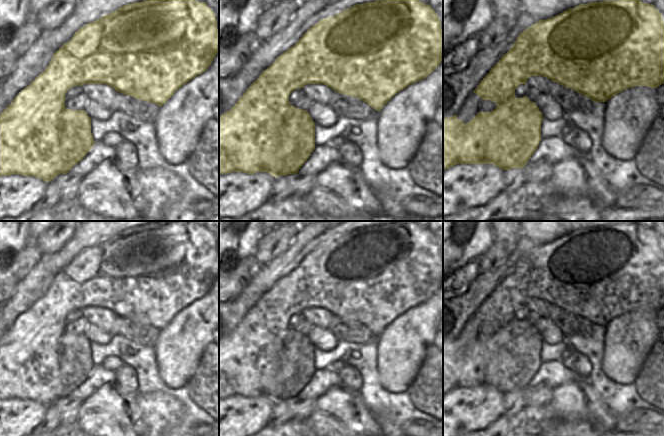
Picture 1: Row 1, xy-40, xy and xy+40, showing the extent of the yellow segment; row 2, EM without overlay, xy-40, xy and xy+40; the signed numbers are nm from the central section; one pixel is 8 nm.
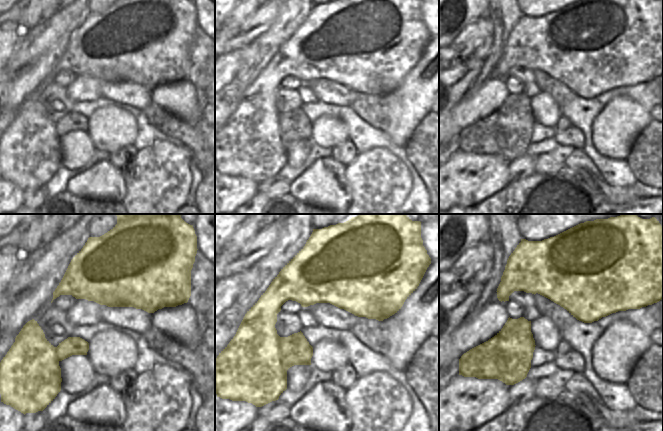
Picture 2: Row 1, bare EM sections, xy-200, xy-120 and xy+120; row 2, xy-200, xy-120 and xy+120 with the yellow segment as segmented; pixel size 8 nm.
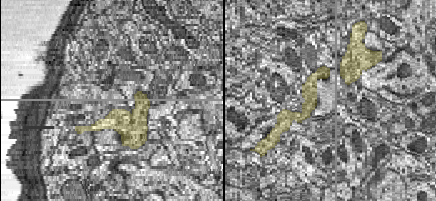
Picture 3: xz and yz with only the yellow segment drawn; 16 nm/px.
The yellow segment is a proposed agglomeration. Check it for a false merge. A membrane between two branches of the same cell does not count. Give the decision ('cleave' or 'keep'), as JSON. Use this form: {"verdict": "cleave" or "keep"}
{"verdict": "cleave"}

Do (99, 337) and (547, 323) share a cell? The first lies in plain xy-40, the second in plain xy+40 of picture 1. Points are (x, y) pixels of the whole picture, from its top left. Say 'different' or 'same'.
same

